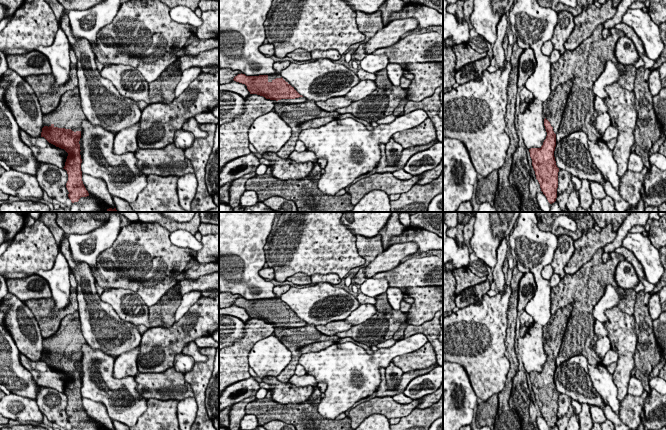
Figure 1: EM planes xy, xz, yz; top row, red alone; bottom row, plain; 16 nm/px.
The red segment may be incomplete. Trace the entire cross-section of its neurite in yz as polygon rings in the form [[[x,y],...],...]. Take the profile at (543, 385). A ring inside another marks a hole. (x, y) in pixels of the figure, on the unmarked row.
[[[568,304],[557,309],[549,322],[544,325],[544,350],[547,356],[546,363],[540,372],[529,373],[532,390],[541,415],[550,428],[557,422],[558,396],[554,375],[556,371],[556,358],[559,355],[562,339],[565,334],[568,319],[573,306]]]

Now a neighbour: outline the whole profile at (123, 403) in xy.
[[[87,343],[82,345],[81,395],[101,402],[112,420],[131,428],[147,410],[148,399],[139,395],[135,376],[113,377],[115,360],[115,357],[95,350]]]

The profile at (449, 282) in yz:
[[[443,265],[443,313],[452,312],[455,305],[456,279],[453,272],[447,271]]]

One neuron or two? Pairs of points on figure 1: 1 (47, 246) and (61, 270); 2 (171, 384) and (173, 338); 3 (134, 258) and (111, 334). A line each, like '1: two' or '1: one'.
1: two
2: two
3: two

